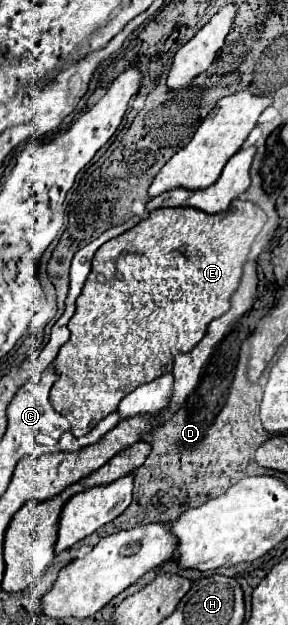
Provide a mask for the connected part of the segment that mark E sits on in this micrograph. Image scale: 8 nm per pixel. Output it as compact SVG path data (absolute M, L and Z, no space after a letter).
M233 200L231 206L225 210L225 212L219 212L219 214L205 214L205 212L199 212L199 210L193 210L193 208L157 208L149 214L147 220L139 222L135 228L123 232L121 236L105 242L99 252L95 254L95 260L93 260L93 268L91 268L91 274L87 276L87 282L85 282L85 288L81 292L81 296L77 298L77 310L75 310L75 316L69 320L69 330L71 330L71 338L69 342L59 350L53 366L55 366L55 372L59 374L57 382L53 384L51 388L51 404L53 408L65 416L71 424L69 432L73 436L85 436L91 428L97 426L99 420L103 420L105 416L109 416L111 412L115 412L117 404L129 394L133 392L137 386L141 384L147 384L167 372L171 372L171 366L173 366L173 358L175 354L185 354L189 350L195 348L195 344L205 336L205 330L209 326L211 320L223 316L227 310L229 310L229 300L233 296L233 292L237 290L239 282L241 282L241 270L243 270L243 264L247 260L247 254L249 254L249 248L255 240L255 236L259 234L259 230L263 228L267 216L265 212L251 204L251 202L243 202L243 200Z

